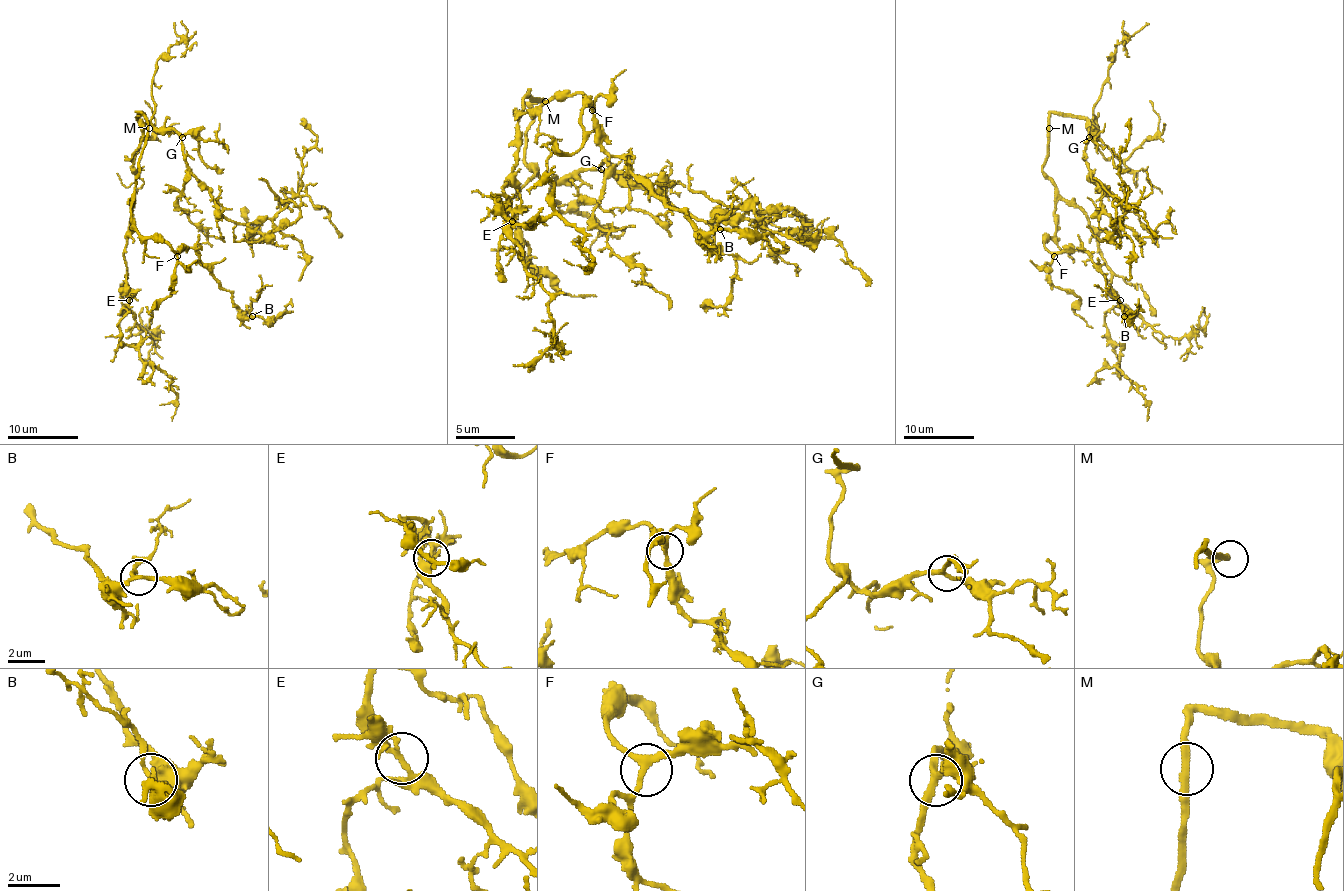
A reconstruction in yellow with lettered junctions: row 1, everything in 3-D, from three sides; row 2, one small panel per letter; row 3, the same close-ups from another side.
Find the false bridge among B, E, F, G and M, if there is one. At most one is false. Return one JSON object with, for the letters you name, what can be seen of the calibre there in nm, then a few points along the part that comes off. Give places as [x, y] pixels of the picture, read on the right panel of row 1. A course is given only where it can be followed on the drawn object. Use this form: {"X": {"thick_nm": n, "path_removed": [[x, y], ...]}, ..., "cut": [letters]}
{"cut": []}

